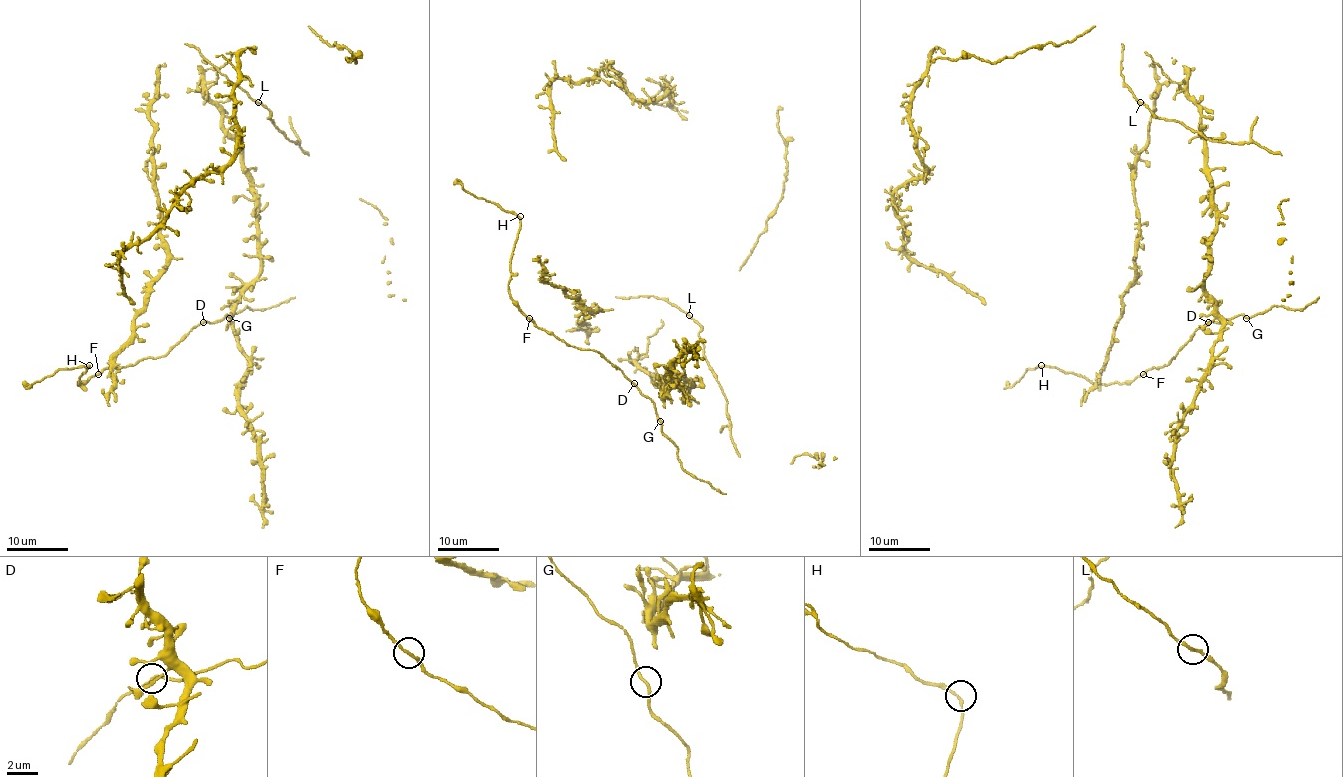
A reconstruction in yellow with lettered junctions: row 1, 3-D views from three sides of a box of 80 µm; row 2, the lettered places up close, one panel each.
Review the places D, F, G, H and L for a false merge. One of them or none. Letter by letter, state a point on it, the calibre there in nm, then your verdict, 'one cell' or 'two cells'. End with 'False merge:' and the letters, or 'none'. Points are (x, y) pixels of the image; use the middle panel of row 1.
D: at (634, 383); 170 nm thick; one cell
F: at (529, 318); 180 nm thick; one cell
G: at (660, 421); 170 nm thick; one cell
H: at (520, 216); 170 nm thick; one cell
L: at (689, 315); 180 nm thick; one cell
False merge: none

